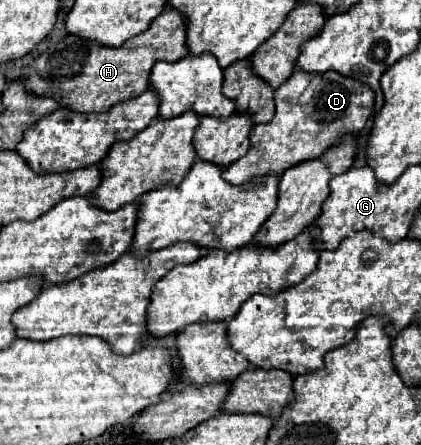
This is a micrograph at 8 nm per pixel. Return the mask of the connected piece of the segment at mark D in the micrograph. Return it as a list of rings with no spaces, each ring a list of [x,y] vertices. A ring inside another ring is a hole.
[[[294,71],[292,77],[274,91],[274,101],[274,119],[264,125],[254,125],[248,153],[222,171],[222,177],[230,185],[244,185],[262,175],[282,175],[302,161],[322,157],[330,147],[340,143],[344,135],[358,135],[374,111],[374,93],[370,87],[334,71]],[[254,151],[258,157],[254,157]]]

